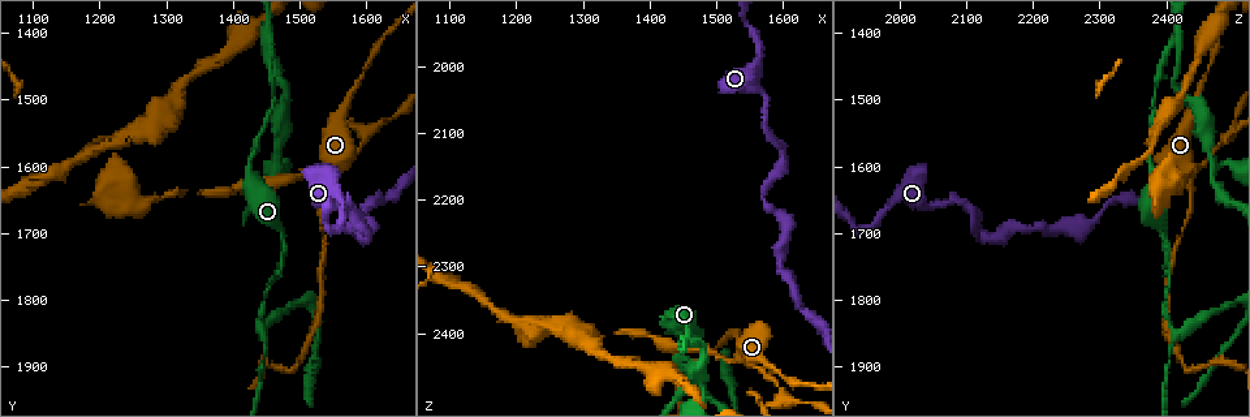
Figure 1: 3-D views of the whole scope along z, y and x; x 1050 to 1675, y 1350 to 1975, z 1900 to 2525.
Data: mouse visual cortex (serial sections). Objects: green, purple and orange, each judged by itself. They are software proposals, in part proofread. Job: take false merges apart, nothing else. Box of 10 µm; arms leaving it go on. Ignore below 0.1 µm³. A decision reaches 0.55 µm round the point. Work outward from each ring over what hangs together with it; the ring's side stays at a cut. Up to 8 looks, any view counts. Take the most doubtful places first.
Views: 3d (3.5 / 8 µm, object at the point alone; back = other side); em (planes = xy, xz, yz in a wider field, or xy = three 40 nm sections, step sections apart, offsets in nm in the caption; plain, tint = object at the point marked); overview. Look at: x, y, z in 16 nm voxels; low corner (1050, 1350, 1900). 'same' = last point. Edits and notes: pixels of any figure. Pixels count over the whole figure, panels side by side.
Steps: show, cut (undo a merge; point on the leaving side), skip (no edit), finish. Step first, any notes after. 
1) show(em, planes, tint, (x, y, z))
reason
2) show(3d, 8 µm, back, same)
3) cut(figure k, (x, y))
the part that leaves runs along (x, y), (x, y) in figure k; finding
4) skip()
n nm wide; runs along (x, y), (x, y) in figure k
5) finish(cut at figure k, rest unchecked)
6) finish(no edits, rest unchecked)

show(3d, 3.5 µm, (1455, 1415, 2415))
two arms in line, one across

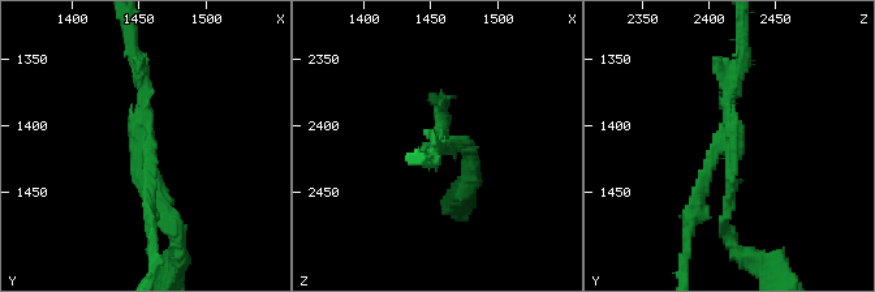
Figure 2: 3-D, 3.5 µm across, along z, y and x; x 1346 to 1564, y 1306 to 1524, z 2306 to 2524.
show(em, xy, step 1, tint, (1456, 1412, 2414))
3 arms; arms of 150, 200, 200 nm

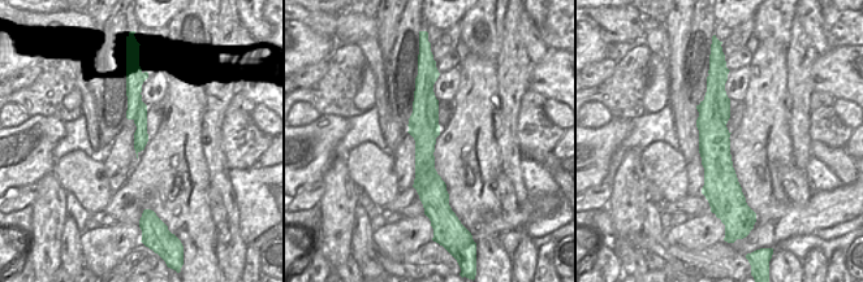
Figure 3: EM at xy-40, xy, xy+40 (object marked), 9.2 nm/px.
show(em, xy, step 2, tint, same)
cut it another way

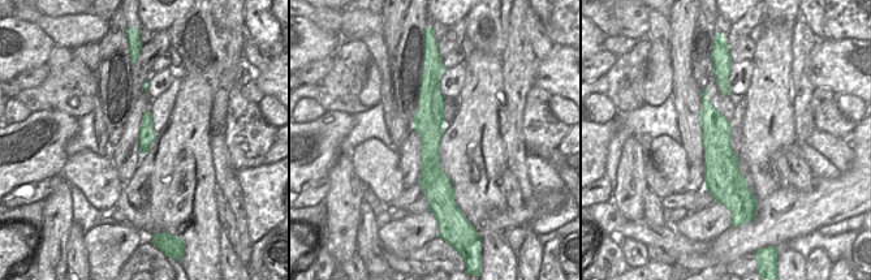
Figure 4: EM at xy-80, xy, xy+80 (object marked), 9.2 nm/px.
cut(figure 2, (729, 194))
border along (425, 72), (440, 136) in figure 4; a second cell is stuck on

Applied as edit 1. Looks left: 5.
show(em, xy, step 1, tint, (1445, 1850, 2415))
abrupt turn

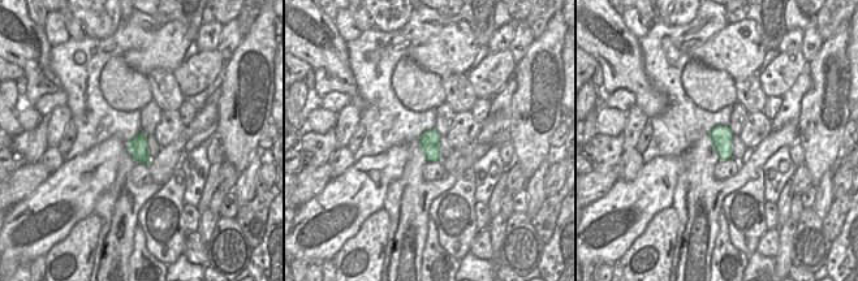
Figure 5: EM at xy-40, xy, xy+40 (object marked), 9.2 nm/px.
show(3d, 3.5 µm, back, same)

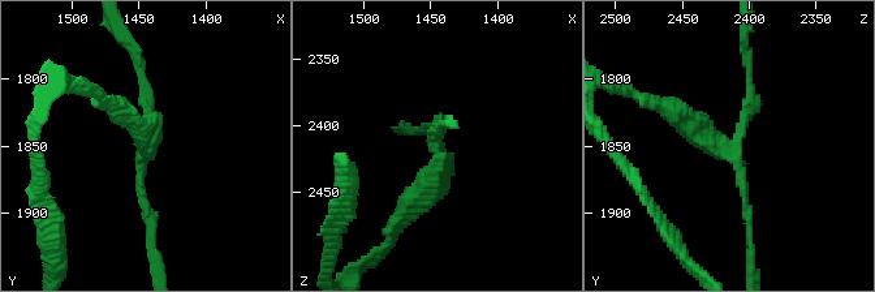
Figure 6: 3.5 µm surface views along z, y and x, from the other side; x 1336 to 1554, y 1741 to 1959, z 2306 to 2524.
cut(figure 6, (695, 116))
190 nm wide; the part that leaves runs along (718, 149), (641, 97) in figure 6; two cells meet here

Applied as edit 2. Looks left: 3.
show(3d, 3.5 µm, (1570, 1500, 2440))
sudden change in width

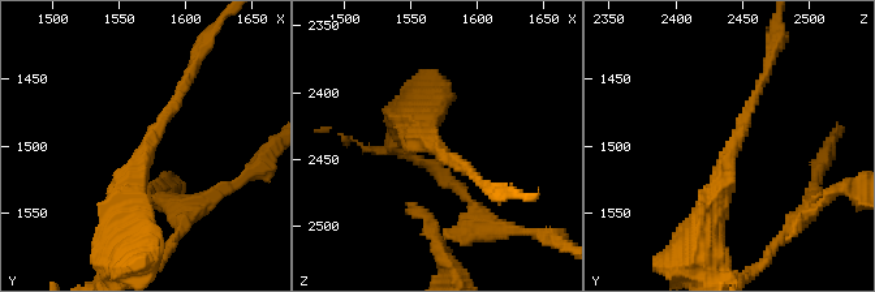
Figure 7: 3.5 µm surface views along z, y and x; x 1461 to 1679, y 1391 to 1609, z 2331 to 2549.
skip()
arms of 150, 400 nm; runs along (123, 236), (130, 176), (182, 80) in figure 7; one cell here

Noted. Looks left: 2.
finish(cut at figure 2, cut at figure 6, rest unchecked)

